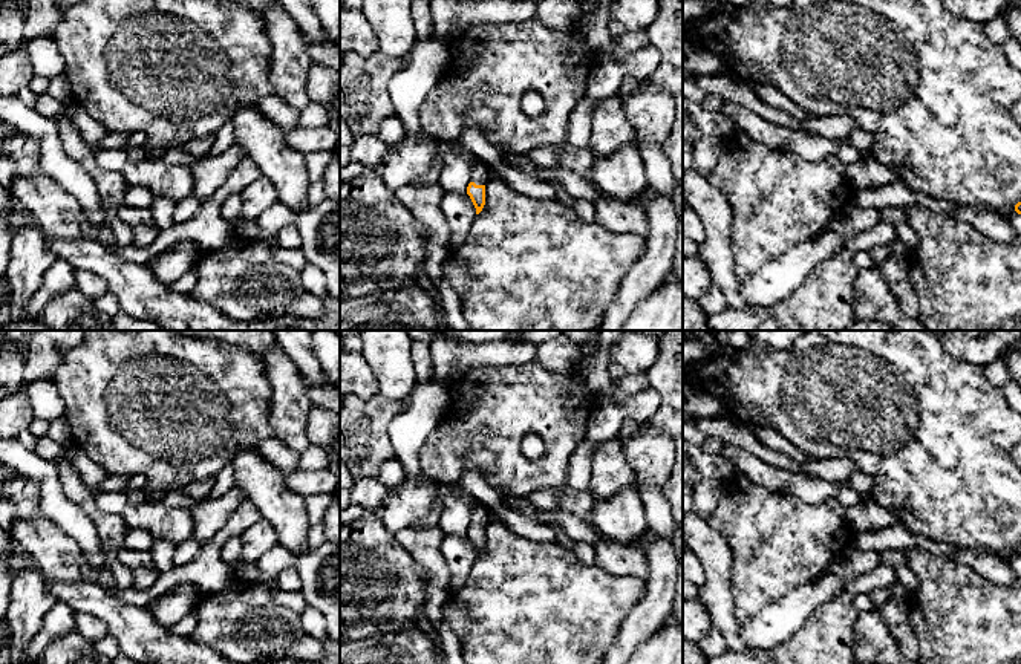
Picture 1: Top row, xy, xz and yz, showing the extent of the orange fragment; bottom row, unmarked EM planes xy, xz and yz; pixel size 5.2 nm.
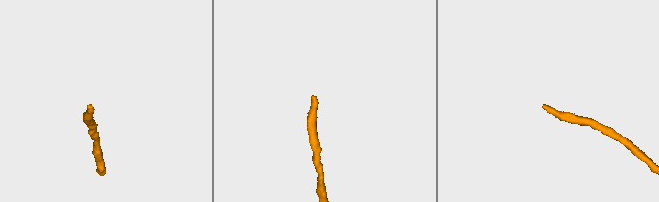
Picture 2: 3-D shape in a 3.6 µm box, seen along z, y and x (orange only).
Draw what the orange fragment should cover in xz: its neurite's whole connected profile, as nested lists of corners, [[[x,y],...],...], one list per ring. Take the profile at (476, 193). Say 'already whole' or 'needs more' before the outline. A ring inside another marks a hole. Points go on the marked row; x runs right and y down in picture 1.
needs more | [[[471,156],[470,170],[471,182],[467,187],[467,194],[470,196],[476,208],[476,214],[479,214],[485,205],[485,185],[488,182],[488,167],[476,156]]]

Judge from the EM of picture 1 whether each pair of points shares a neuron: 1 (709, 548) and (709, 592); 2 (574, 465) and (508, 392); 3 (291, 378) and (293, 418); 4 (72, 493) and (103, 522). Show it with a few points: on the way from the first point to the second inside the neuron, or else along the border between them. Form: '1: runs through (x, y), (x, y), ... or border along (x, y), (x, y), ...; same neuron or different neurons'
1: runs through (714, 559), (714, 582); same neuron
2: border along (585, 438), (568, 462), (565, 484); different neurons
3: runs through (291, 387), (291, 409); same neuron
4: runs through (80, 496), (97, 514); same neuron

